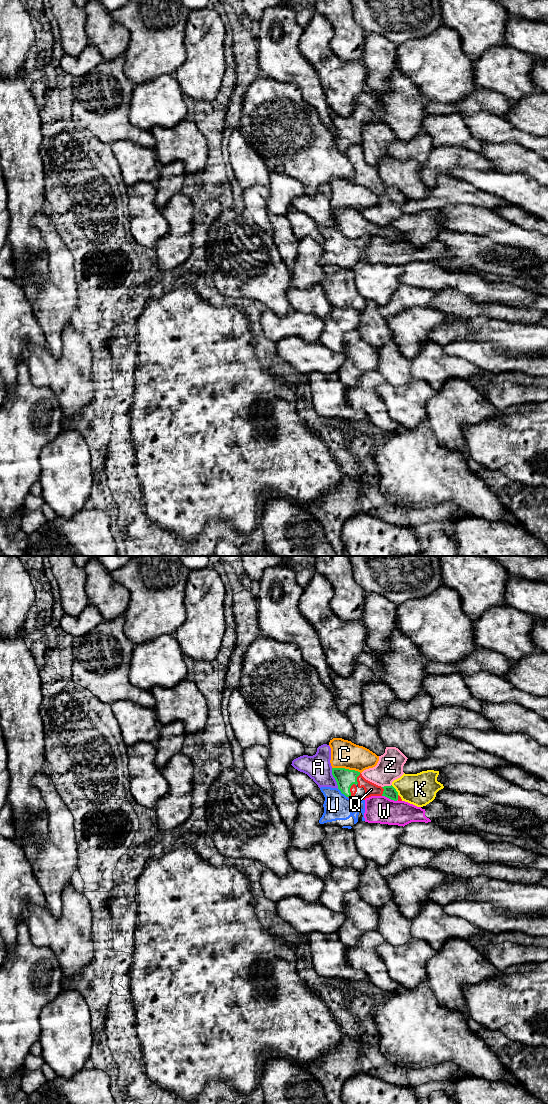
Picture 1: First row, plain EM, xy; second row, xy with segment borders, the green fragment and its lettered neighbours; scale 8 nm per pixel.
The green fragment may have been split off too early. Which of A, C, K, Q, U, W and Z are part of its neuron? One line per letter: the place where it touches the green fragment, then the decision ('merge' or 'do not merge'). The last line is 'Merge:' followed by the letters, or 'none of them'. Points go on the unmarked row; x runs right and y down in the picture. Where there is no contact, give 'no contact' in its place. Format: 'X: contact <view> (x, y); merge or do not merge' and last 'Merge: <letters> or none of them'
A: contact xy (334, 217); do not merge
C: contact xy (346, 209); do not merge
K: contact xy (395, 230); do not merge
Q: contact xy (349, 230); merge
U: contact xy (342, 233); do not merge
W: contact xy (390, 238); do not merge
Z: contact xy (386, 226); do not merge
Merge: Q

